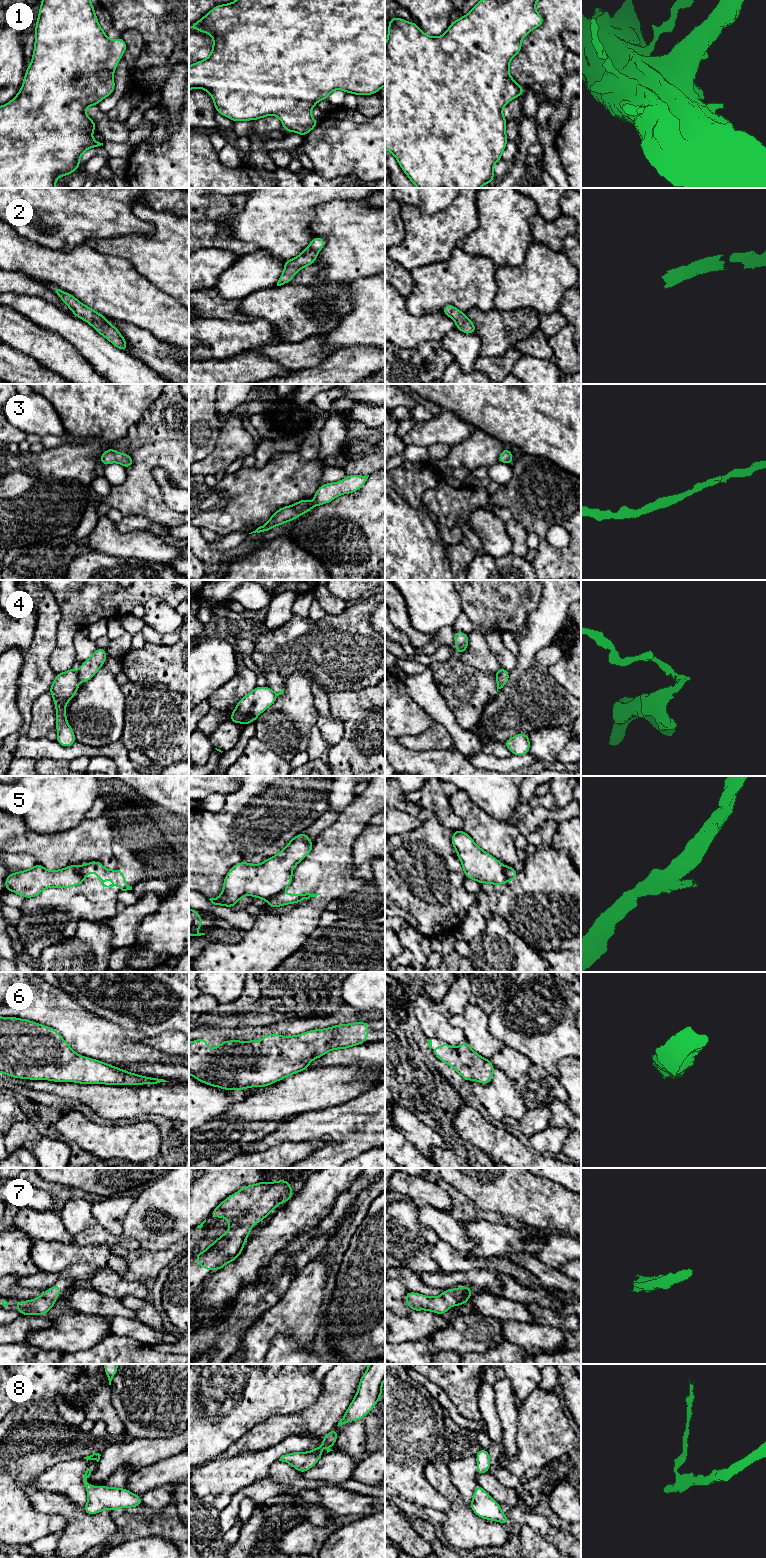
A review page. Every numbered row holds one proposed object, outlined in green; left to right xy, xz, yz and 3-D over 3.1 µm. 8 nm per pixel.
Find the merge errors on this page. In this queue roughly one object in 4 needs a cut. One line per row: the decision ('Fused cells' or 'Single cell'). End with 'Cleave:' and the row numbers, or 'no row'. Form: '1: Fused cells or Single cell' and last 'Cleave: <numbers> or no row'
1: Single cell
2: Single cell
3: Single cell
4: Fused cells
5: Fused cells
6: Single cell
7: Single cell
8: Single cell
Cleave: 4, 5

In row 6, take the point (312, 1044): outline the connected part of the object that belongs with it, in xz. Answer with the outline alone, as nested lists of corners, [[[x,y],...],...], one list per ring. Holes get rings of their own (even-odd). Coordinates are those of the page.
[[[369,1021],[339,1024],[325,1029],[310,1030],[295,1036],[280,1036],[276,1033],[264,1035],[261,1041],[240,1040],[222,1041],[216,1048],[208,1048],[207,1040],[200,1038],[189,1042],[189,1074],[198,1081],[224,1090],[243,1090],[249,1087],[265,1087],[285,1077],[308,1069],[308,1065],[316,1058],[322,1057],[331,1050],[346,1049],[366,1043]]]

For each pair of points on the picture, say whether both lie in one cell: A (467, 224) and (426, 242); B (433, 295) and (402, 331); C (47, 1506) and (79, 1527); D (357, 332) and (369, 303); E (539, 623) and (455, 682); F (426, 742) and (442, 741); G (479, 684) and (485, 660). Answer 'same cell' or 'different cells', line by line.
A: same cell
B: different cells
C: same cell
D: same cell
E: different cells
F: same cell
G: different cells

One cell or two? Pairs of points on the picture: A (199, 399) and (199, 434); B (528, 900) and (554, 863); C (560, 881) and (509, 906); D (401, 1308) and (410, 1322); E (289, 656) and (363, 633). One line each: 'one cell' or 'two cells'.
A: one cell
B: one cell
C: one cell
D: two cells
E: one cell

